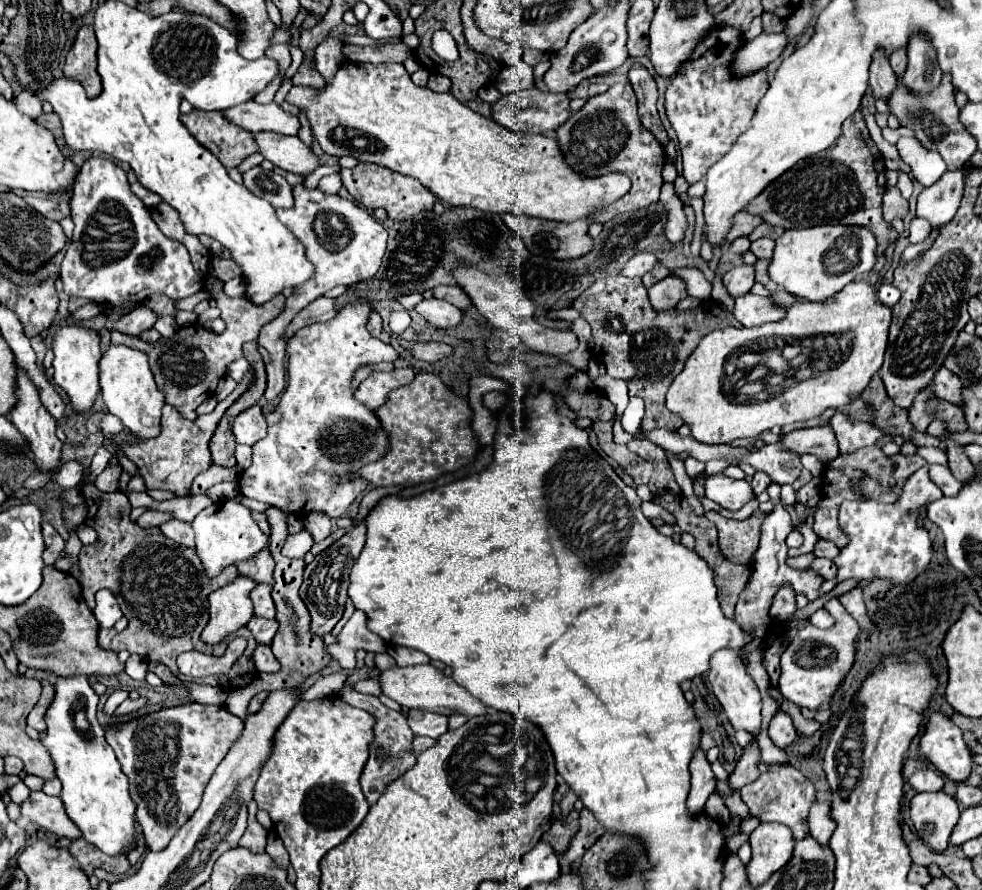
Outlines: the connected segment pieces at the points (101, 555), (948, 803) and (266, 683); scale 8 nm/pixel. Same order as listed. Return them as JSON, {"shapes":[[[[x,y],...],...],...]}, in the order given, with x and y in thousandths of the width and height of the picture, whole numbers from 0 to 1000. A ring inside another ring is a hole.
{"shapes":[[[[87,544],[82,555],[89,566],[87,589],[99,598],[99,607],[85,613],[80,620],[82,634],[82,661],[85,672],[91,683],[97,683],[97,665],[109,661],[117,667],[125,692],[129,694],[129,706],[119,712],[117,706],[101,710],[101,726],[107,730],[142,735],[144,739],[168,746],[180,762],[186,757],[180,753],[178,742],[184,733],[207,733],[215,737],[225,737],[229,726],[213,726],[205,721],[203,712],[213,699],[211,670],[231,654],[237,654],[243,643],[233,636],[221,649],[209,649],[205,629],[197,616],[186,616],[176,607],[168,604],[162,593],[146,596],[131,582],[131,564],[123,553],[105,555],[97,544]]],[[[960,888],[932,892],[928,897],[926,917],[934,939],[952,957],[960,957],[966,951],[968,933],[977,921],[977,906]]],[[[276,596],[274,618],[276,618],[276,625],[280,629],[280,640],[278,640],[280,658],[278,658],[276,670],[278,670],[278,676],[282,681],[282,699],[284,699],[284,710],[278,717],[276,730],[282,737],[282,742],[286,746],[286,753],[280,755],[280,757],[268,757],[266,764],[260,764],[258,769],[254,769],[247,775],[235,775],[233,778],[233,784],[231,784],[229,793],[231,793],[233,800],[237,800],[243,807],[252,804],[254,787],[260,780],[264,780],[266,775],[278,778],[278,775],[288,775],[288,773],[304,773],[315,760],[319,760],[321,755],[327,755],[337,744],[337,737],[333,733],[333,726],[331,726],[329,717],[317,710],[315,685],[313,685],[313,681],[309,679],[309,674],[304,670],[304,658],[307,658],[307,652],[309,652],[311,631],[309,629],[296,629],[296,627],[290,627],[286,622],[290,604],[292,604],[292,596]]]]}

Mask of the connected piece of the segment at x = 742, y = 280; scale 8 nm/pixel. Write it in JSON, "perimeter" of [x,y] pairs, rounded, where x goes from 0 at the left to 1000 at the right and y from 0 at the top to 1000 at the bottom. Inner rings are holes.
{"perimeter":[[[755,297],[755,299],[744,301],[736,310],[736,319],[742,326],[742,330],[748,335],[755,330],[761,330],[765,326],[765,321],[769,319],[769,301],[763,297]]]}

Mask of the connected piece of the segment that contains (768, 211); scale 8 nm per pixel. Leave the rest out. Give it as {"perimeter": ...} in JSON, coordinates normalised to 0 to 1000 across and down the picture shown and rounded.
{"perimeter":[[[877,126],[860,135],[856,155],[840,171],[840,178],[820,178],[801,191],[795,200],[783,207],[763,231],[763,240],[775,243],[781,252],[797,256],[824,256],[832,252],[860,252],[879,254],[893,267],[893,288],[905,274],[913,272],[915,263],[897,240],[897,222],[901,218],[901,184],[891,160],[885,155]]]}

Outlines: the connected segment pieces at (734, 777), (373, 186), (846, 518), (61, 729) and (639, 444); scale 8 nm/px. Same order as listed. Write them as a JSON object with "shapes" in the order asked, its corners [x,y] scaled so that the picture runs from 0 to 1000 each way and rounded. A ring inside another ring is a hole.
{"shapes":[[[[767,834],[767,838],[763,838],[763,843],[757,843],[757,849],[753,852],[746,870],[742,870],[744,888],[755,888],[755,883],[761,883],[773,874],[773,863],[771,863],[773,852],[775,852],[775,847],[773,847],[771,834]]],[[[364,184],[357,191],[347,189],[347,198],[349,198],[349,209],[355,213],[362,227],[372,231],[374,236],[390,234],[400,247],[414,247],[429,236],[439,236],[443,229],[443,220],[433,209],[429,209],[429,204],[410,198],[406,193],[400,193],[396,189],[388,189],[384,184]]],[[[940,524],[926,535],[918,560],[911,566],[899,566],[893,562],[860,562],[854,573],[854,589],[865,602],[865,611],[856,616],[856,622],[848,629],[854,638],[852,649],[905,649],[911,656],[924,656],[934,649],[944,638],[950,622],[946,598],[934,591],[934,573],[958,557],[960,553],[956,553],[956,546],[946,537],[946,524]]],[[[89,760],[60,762],[56,766],[56,787],[46,802],[48,825],[44,827],[44,836],[64,881],[62,899],[66,912],[85,935],[85,942],[109,962],[129,962],[142,951],[137,935],[137,901],[133,899],[131,879],[123,858],[107,831],[105,816],[97,807],[99,789],[101,782],[91,771]]],[[[649,490],[649,492],[647,492],[647,497],[641,497],[638,501],[641,501],[645,508],[653,510],[655,515],[659,515],[659,517],[665,517],[665,519],[679,517],[679,515],[677,515],[677,506],[675,506],[675,503],[671,503],[671,501],[667,501],[667,499],[665,499],[665,497],[661,497],[659,492]]]]}

